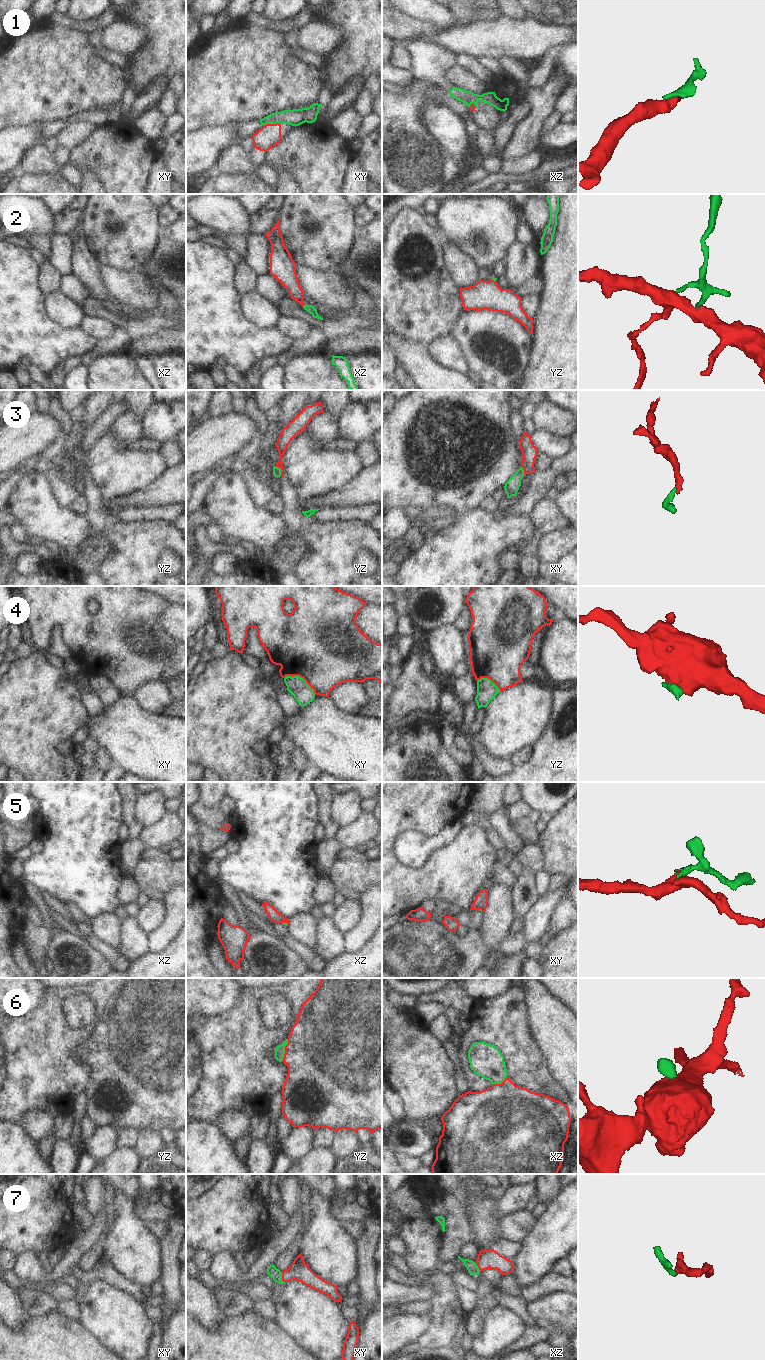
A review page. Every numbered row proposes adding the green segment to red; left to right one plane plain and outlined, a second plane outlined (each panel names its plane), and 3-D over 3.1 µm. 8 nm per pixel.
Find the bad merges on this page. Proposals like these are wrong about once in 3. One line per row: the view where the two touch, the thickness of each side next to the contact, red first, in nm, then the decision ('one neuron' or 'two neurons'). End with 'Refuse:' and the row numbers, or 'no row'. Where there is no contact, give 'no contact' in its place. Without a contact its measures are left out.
1: meets red in xy; 180 nm thick on the red side, 140 nm on the other; two neurons
2: meets red in xz; 150 nm thick on the red side, 60 nm on the other; two neurons
3: meets red in yz; 110 nm thick on the red side, 60 nm on the other; two neurons
4: meets red in xy; 500 nm thick on the red side, 160 nm on the other; two neurons
5: meets red in xz; 90 nm thick on the red side, 20 nm on the other; one neuron
6: meets red in yz; 500 nm thick on the red side, 80 nm on the other; one neuron
7: meets red in xy; 160 nm thick on the red side, 90 nm on the other; one neuron
Refuse: 1, 2, 3, 4

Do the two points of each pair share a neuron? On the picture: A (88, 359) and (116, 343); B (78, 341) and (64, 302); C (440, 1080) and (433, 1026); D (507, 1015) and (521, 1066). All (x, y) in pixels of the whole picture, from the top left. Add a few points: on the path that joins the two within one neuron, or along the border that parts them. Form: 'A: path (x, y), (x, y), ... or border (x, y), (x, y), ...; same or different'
A: path (95, 354), (102, 348), (109, 346); same
B: border (52, 318), (68, 328), (80, 328); different
C: border (426, 1026), (442, 1041); different
D: path (507, 1028), (521, 1053); same

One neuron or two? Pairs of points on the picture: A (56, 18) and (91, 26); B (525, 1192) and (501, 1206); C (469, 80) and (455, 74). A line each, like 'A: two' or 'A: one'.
A: one
B: one
C: one

